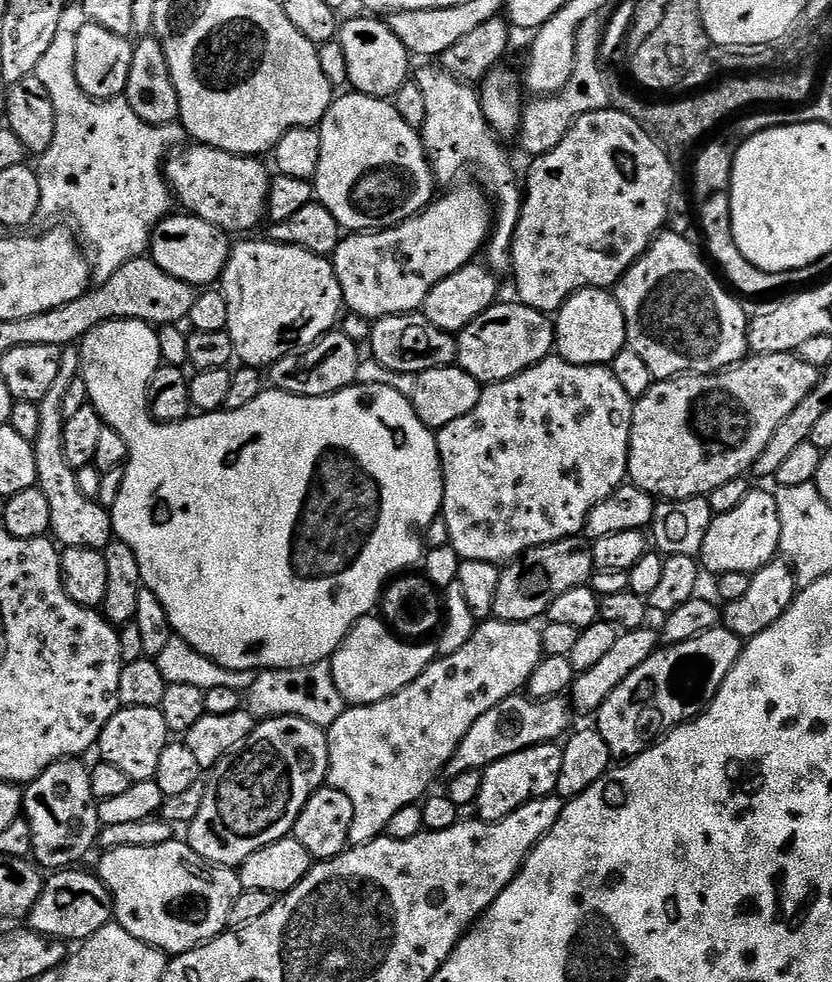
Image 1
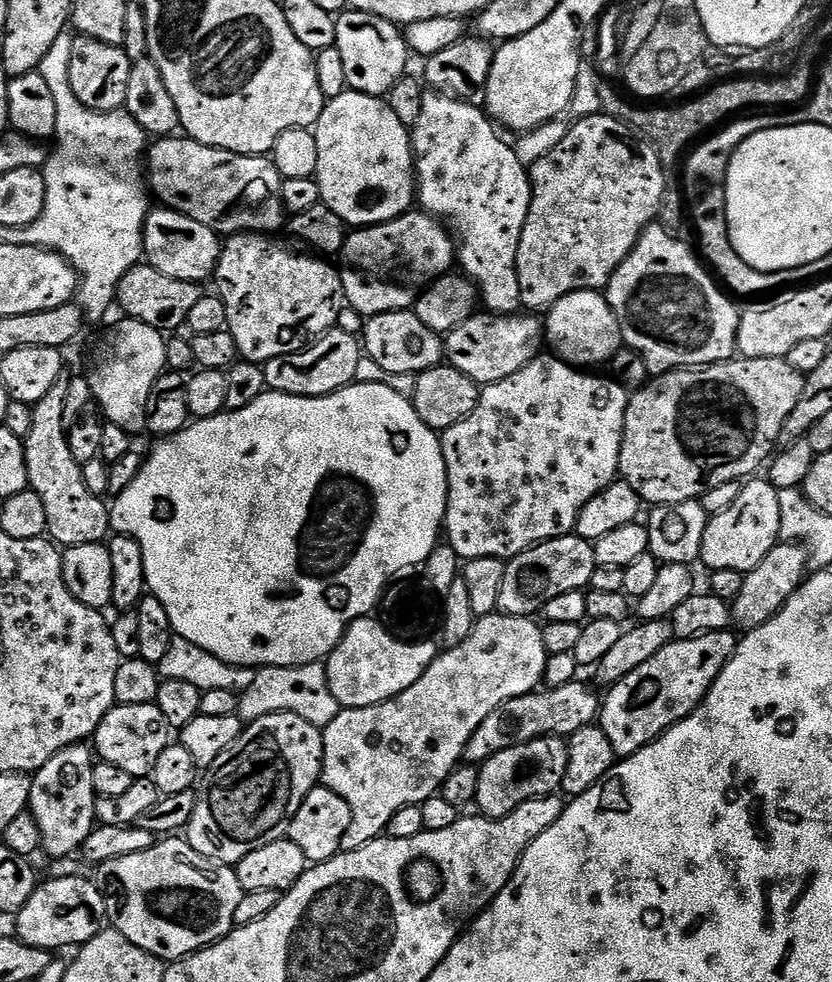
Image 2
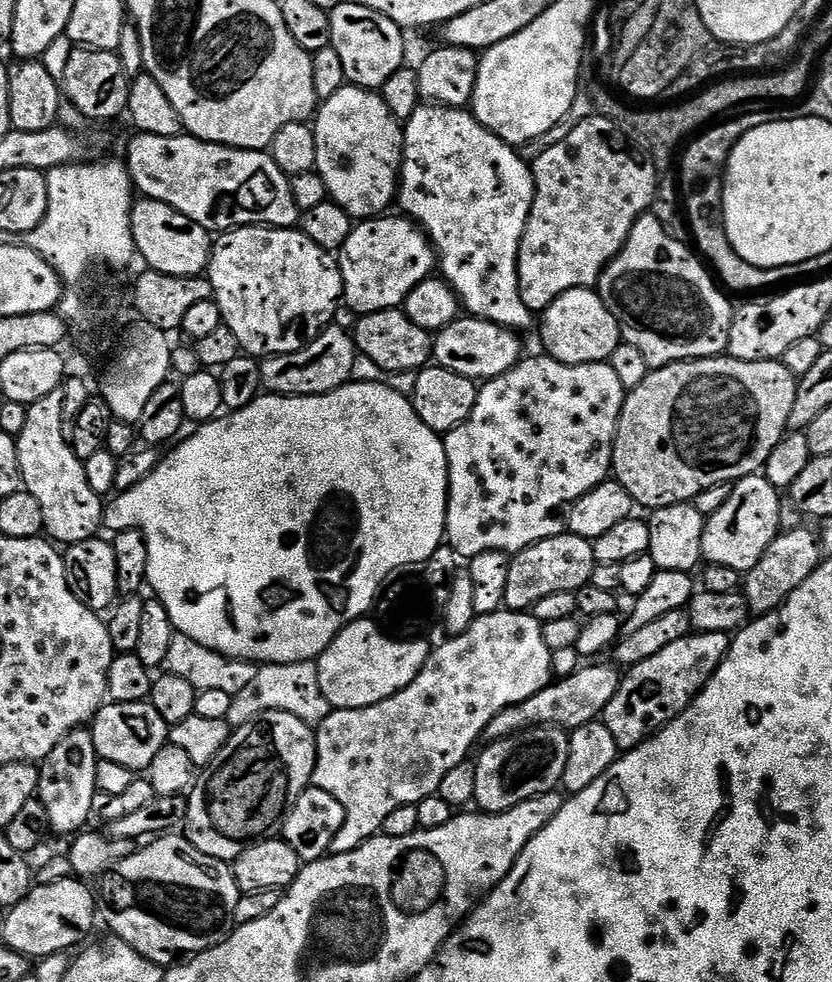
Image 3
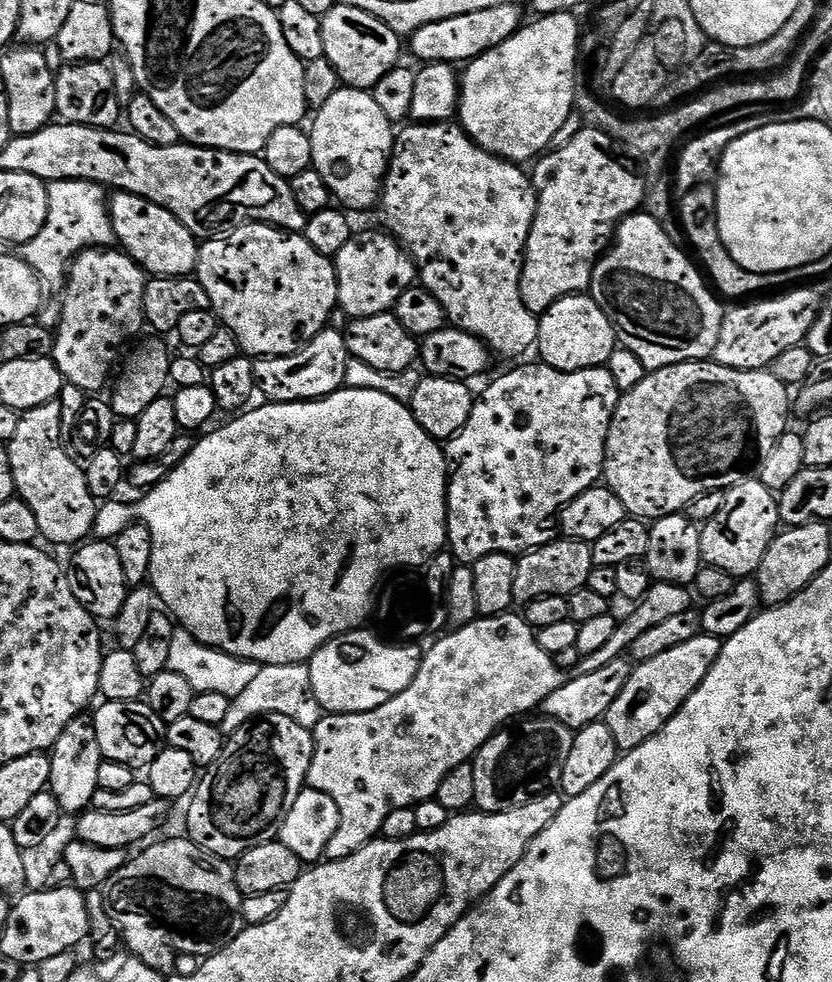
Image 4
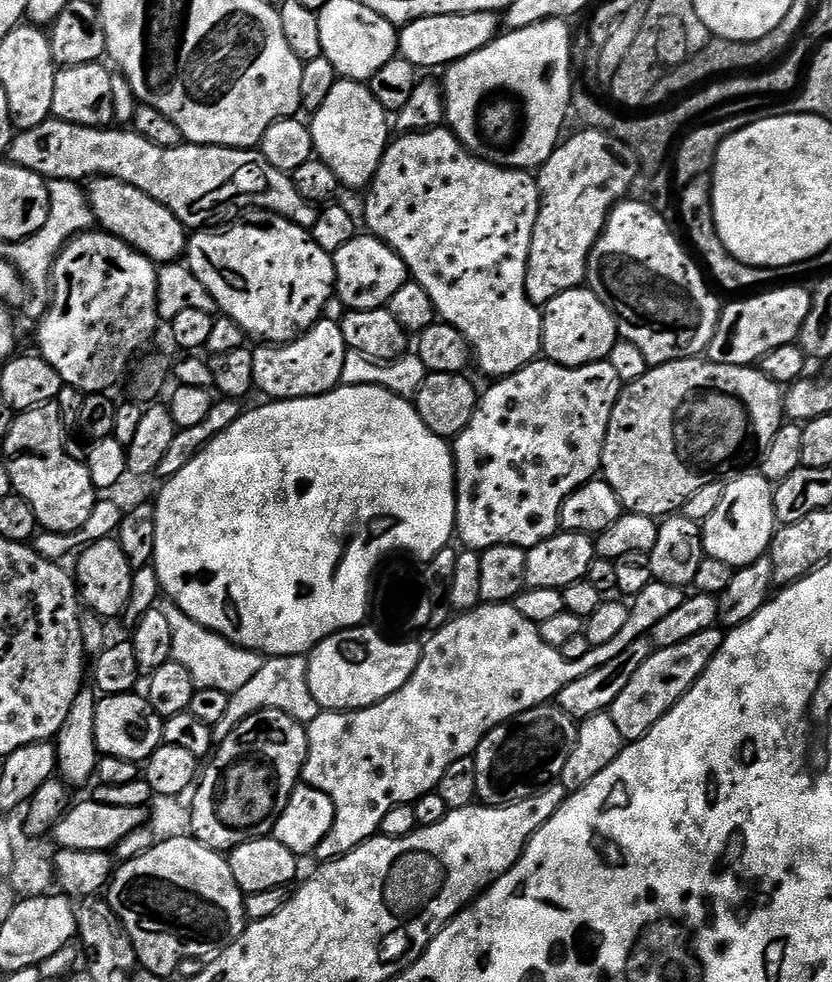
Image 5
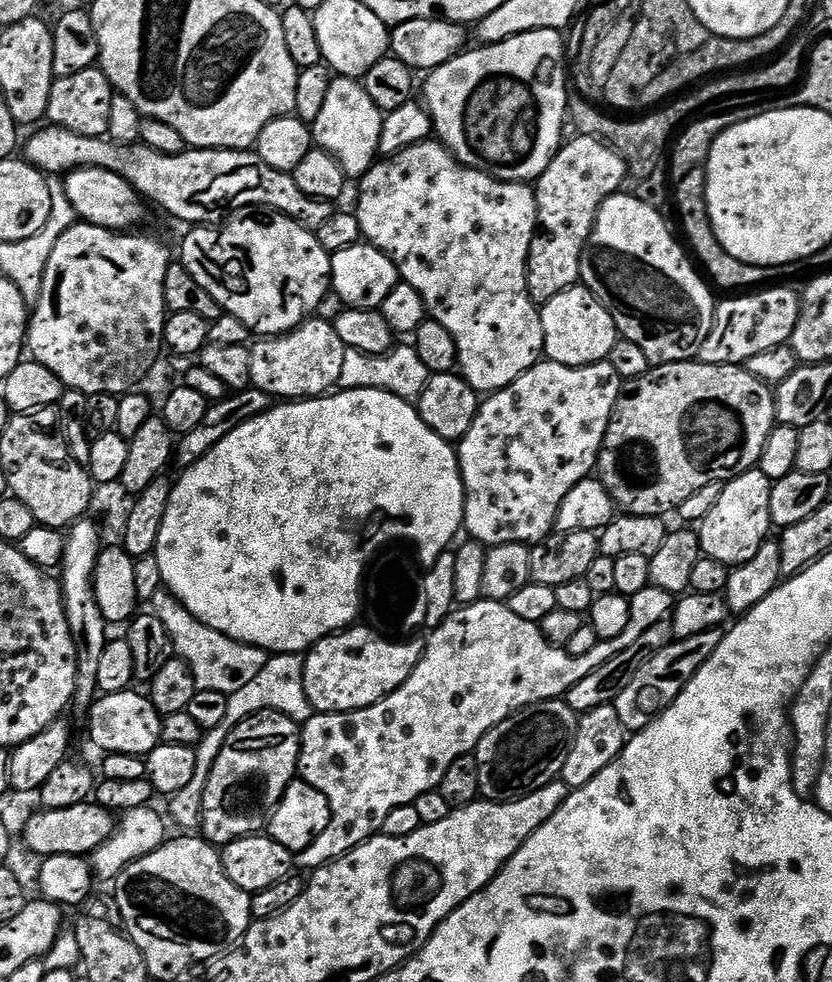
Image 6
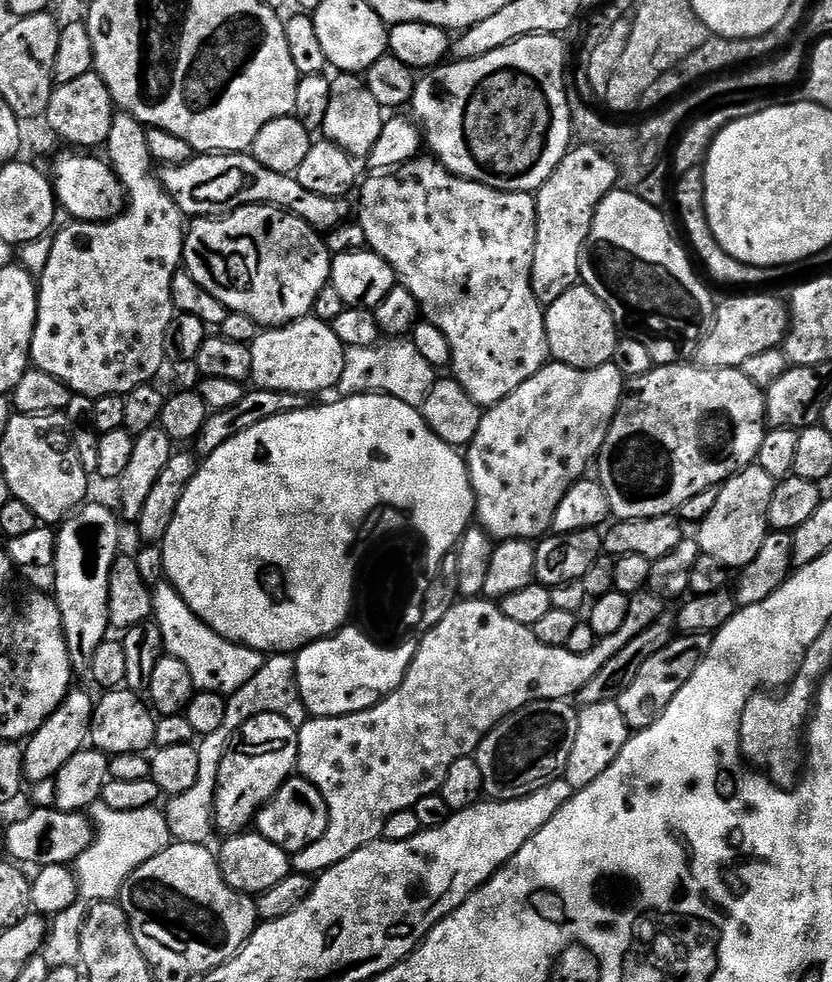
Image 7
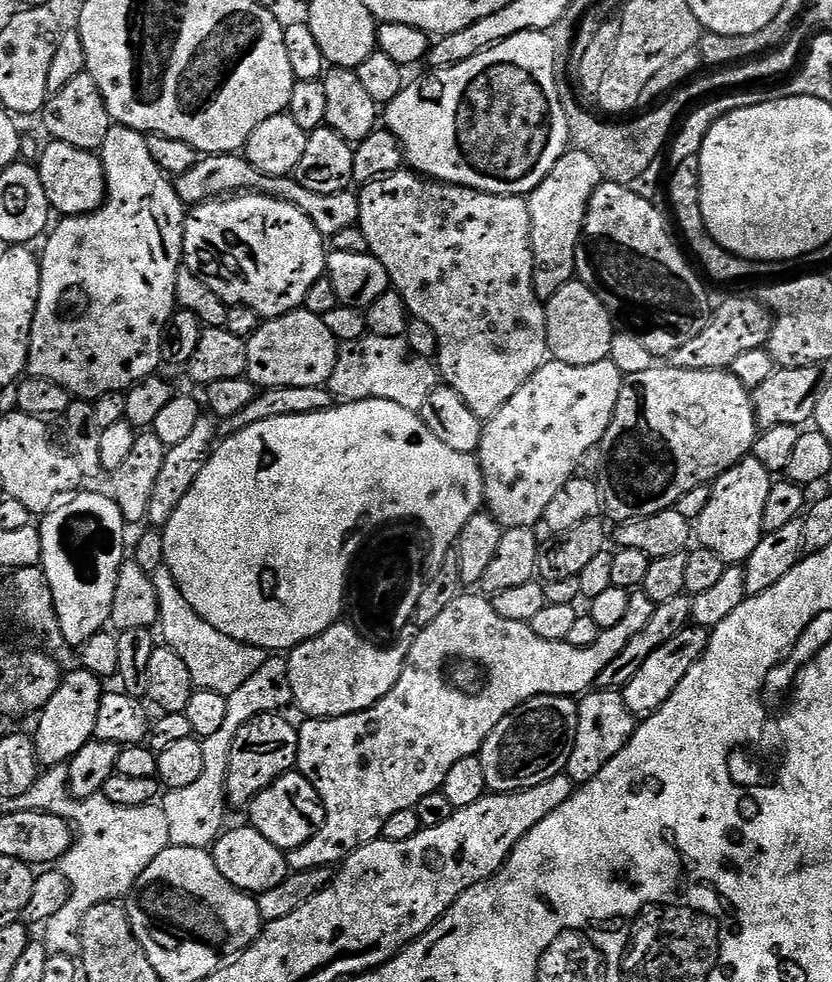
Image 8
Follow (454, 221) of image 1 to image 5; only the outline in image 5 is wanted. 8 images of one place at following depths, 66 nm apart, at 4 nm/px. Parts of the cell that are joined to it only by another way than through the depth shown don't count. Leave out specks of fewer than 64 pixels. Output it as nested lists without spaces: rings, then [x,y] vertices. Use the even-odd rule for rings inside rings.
[[[358,234],[350,242],[346,242],[346,246],[342,246],[342,250],[334,253],[336,261],[336,291],[335,295],[345,305],[345,309],[357,312],[358,310],[378,310],[385,307],[394,298],[394,294],[398,294],[398,290],[402,290],[402,286],[409,283],[410,277],[406,262],[402,262],[402,258],[388,244],[384,244],[378,237],[371,234]]]

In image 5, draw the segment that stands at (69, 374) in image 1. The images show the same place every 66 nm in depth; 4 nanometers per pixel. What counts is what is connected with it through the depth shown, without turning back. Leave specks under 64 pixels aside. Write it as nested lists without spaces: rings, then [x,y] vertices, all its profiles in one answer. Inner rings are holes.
[[[53,402],[19,413],[14,426],[10,426],[10,434],[2,442],[2,455],[8,460],[13,493],[30,502],[30,510],[34,510],[37,525],[45,532],[70,533],[87,529],[90,513],[98,499],[98,490],[94,482],[90,482],[87,463],[83,459],[75,460],[64,449],[64,439],[64,418],[60,415],[59,403]]]

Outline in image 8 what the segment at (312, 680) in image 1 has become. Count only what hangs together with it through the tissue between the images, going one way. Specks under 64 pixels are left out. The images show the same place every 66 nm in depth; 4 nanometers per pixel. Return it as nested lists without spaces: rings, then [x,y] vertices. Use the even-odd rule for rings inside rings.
[[[268,658],[264,664],[234,694],[228,697],[226,719],[224,725],[215,734],[203,737],[202,746],[203,765],[202,774],[194,786],[173,788],[163,797],[162,807],[166,814],[166,822],[170,822],[169,845],[174,848],[206,848],[211,849],[220,833],[225,831],[224,819],[228,816],[228,771],[230,770],[230,750],[238,730],[246,726],[255,716],[267,712],[282,713],[285,720],[297,726],[304,723],[306,717],[302,709],[293,706],[292,686],[288,673],[288,662],[284,658]],[[281,659],[281,660],[280,660]],[[289,707],[289,708],[288,708]],[[283,708],[288,708],[284,710]],[[168,796],[168,797],[167,797]]]

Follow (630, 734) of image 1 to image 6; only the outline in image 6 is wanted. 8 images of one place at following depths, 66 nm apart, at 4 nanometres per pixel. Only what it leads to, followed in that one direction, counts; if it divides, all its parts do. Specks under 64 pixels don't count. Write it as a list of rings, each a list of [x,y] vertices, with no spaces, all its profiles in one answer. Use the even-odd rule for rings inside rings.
[[[720,628],[706,630],[702,634],[694,634],[694,638],[685,640],[673,639],[671,644],[667,644],[662,651],[654,654],[650,662],[638,670],[634,682],[622,690],[622,694],[616,699],[614,707],[618,710],[618,718],[622,718],[622,726],[629,733],[640,732],[646,726],[650,726],[657,716],[661,716],[669,706],[682,694],[682,690],[698,674],[700,667],[718,650],[722,642],[724,632]]]

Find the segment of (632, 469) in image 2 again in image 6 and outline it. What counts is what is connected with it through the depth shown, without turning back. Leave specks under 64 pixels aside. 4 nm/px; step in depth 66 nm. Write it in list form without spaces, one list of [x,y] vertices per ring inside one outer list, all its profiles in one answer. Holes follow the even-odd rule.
[[[699,359],[683,360],[677,364],[658,364],[649,367],[644,376],[637,380],[627,381],[622,395],[612,411],[610,426],[606,430],[604,445],[600,447],[600,458],[598,461],[598,478],[606,486],[606,490],[612,495],[612,501],[616,503],[621,513],[630,516],[658,516],[667,517],[667,512],[679,509],[690,494],[702,490],[702,486],[727,482],[733,476],[740,476],[744,472],[751,472],[757,467],[762,458],[762,446],[766,446],[766,438],[770,438],[772,429],[777,427],[776,398],[773,389],[763,384],[754,374],[748,372],[747,367],[739,364],[702,364]]]

